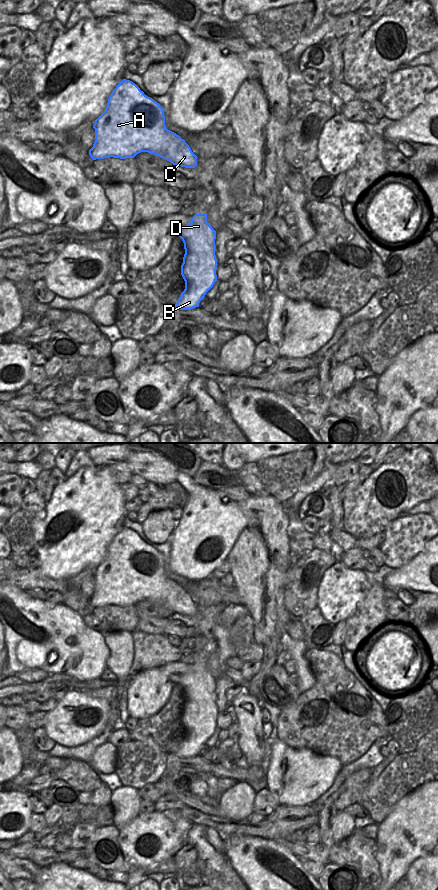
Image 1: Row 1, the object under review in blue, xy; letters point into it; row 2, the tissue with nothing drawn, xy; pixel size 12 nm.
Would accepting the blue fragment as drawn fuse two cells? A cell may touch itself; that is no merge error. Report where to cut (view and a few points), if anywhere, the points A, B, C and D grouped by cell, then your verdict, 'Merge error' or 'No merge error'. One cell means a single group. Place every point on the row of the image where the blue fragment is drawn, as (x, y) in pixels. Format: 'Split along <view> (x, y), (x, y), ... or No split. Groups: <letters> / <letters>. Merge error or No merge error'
No split. Groups: A B C D. No merge error.

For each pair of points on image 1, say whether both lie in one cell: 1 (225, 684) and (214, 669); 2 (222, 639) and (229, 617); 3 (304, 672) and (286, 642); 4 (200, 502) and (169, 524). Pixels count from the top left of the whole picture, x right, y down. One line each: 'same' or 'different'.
1: different
2: same
3: same
4: different

